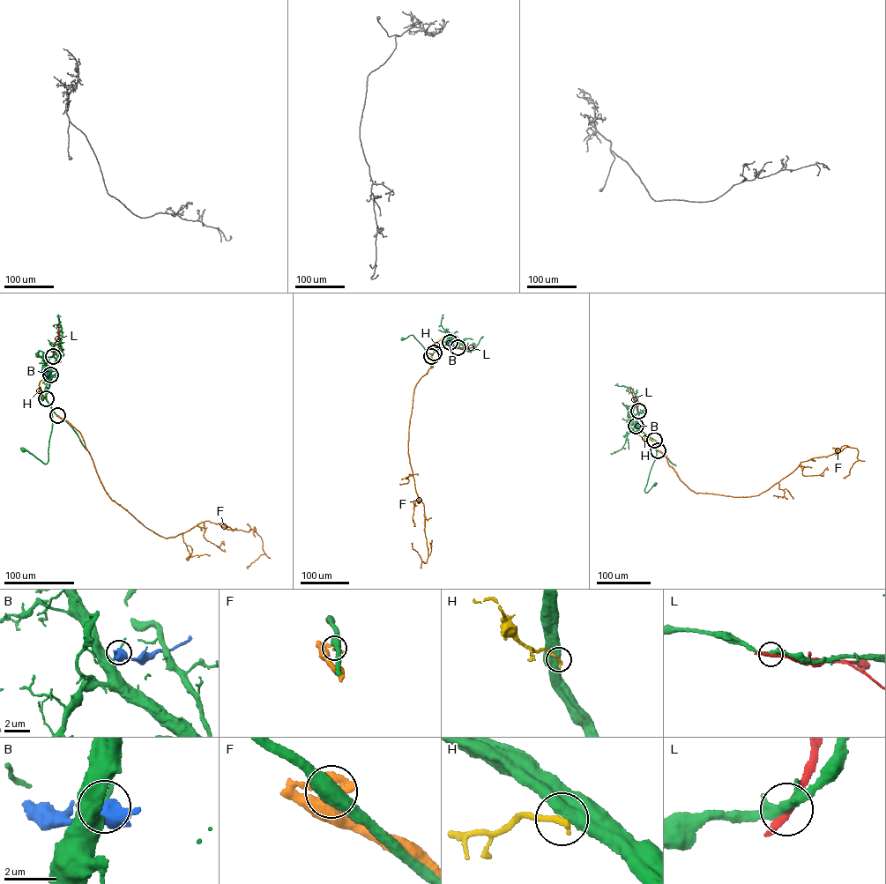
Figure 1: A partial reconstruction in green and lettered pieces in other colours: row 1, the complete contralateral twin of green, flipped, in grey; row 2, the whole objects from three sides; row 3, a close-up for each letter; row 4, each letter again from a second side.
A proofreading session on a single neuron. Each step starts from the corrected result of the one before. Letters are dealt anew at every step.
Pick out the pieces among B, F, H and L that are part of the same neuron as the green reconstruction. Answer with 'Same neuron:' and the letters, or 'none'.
Same neuron: none

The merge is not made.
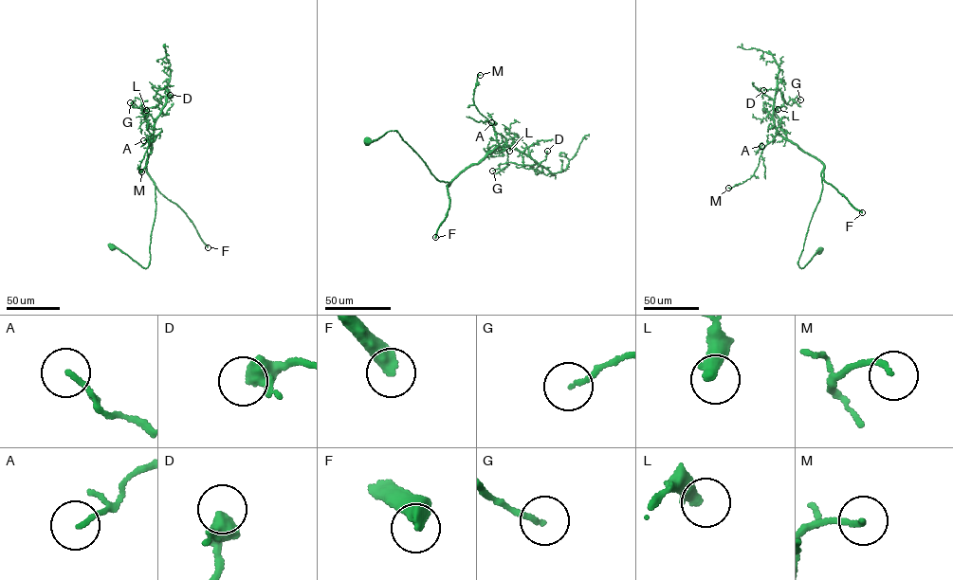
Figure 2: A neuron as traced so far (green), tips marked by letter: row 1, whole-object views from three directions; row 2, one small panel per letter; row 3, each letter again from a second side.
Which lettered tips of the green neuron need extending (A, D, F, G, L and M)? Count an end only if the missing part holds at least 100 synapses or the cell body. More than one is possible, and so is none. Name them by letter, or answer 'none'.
F

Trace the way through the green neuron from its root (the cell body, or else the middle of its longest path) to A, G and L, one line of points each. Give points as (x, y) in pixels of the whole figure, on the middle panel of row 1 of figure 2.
A: (367, 141), (398, 132), (432, 174), (449, 186), (499, 146), (493, 126), (497, 122), (491, 122)
G: (367, 141), (398, 132), (449, 186), (500, 147), (537, 163), (509, 162), (492, 171)
L: (367, 141), (388, 131), (398, 132), (432, 174), (449, 186), (459, 173), (486, 154), (506, 146), (509, 151)

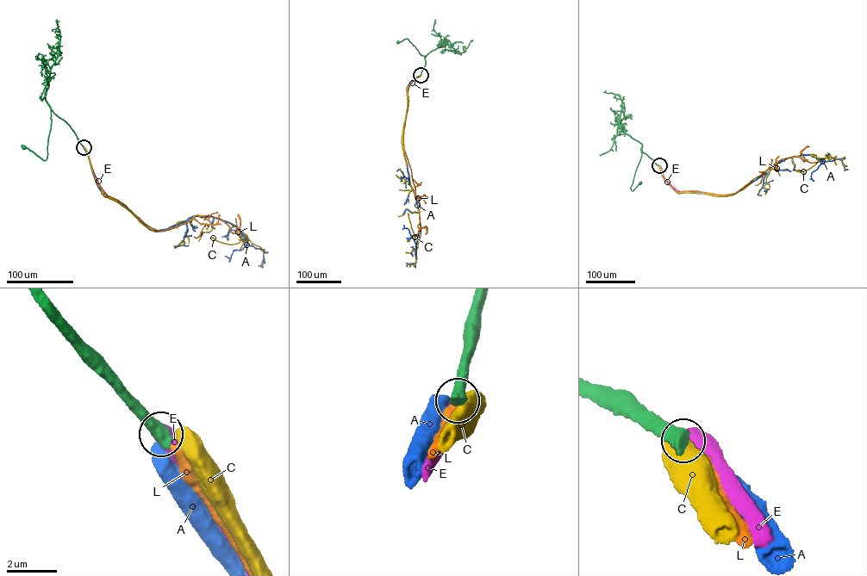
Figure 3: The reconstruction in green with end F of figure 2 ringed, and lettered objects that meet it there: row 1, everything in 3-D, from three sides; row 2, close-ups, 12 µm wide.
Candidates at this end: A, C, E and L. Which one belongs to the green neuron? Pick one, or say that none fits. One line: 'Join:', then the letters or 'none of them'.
Join: E

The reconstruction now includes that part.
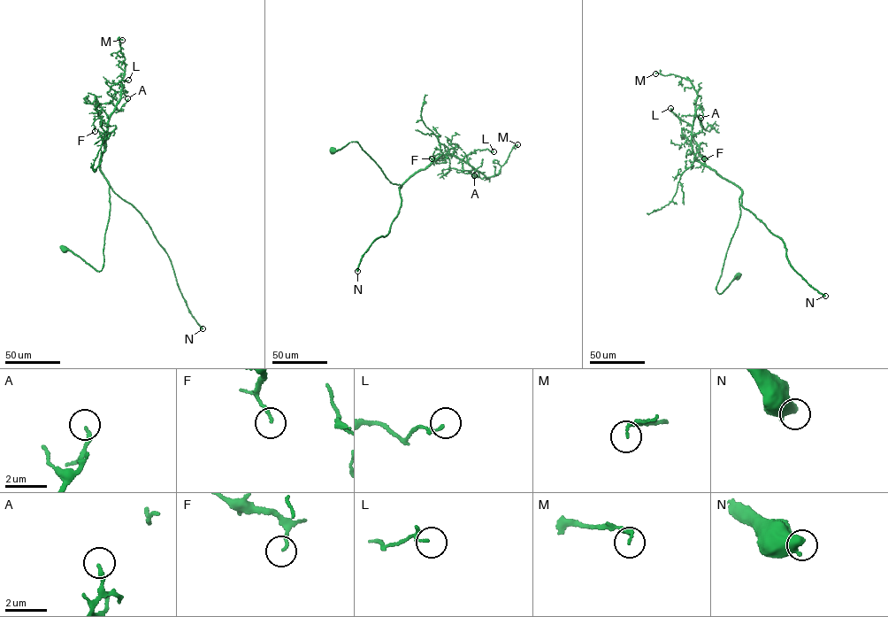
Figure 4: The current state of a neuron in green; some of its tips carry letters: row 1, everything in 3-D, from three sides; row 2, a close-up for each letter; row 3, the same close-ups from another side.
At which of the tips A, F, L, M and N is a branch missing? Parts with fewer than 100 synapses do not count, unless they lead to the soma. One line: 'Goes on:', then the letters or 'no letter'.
Goes on: N

